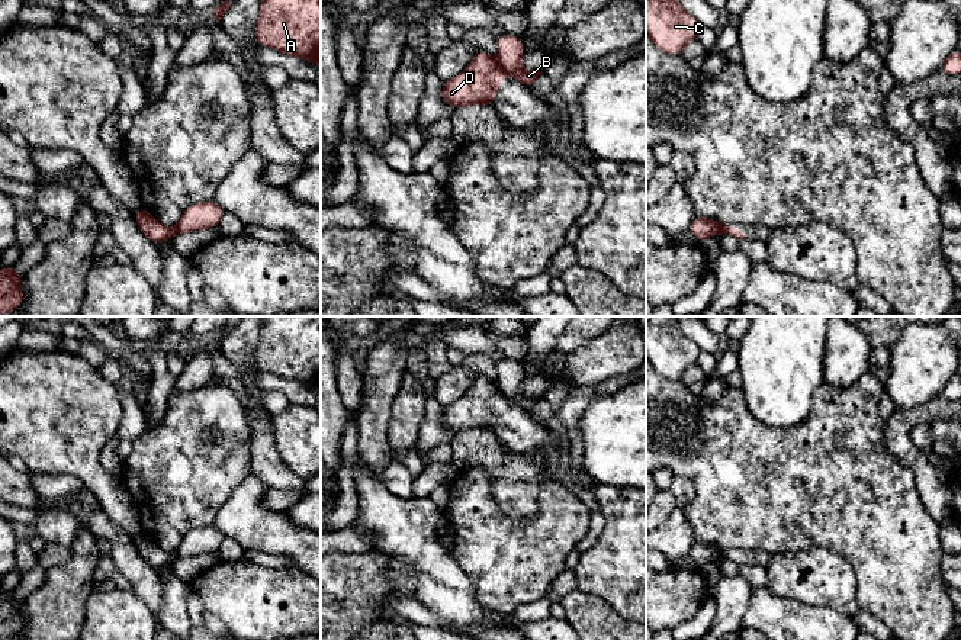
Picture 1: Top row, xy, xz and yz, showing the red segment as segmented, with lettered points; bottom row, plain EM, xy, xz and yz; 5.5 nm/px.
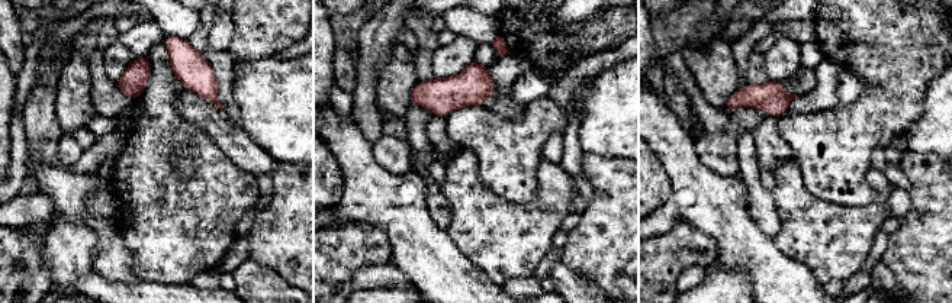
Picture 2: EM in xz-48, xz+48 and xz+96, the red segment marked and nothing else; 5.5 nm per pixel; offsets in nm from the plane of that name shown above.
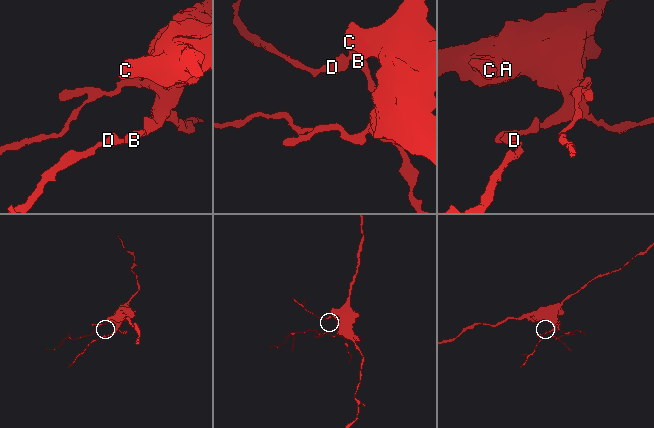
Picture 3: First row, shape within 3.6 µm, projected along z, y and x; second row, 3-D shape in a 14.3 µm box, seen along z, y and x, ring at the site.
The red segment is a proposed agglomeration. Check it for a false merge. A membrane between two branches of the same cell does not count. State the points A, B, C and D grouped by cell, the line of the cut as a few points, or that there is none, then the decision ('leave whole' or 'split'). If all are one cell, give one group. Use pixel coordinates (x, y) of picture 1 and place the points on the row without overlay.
A B C / D; cut in xz along (495, 386), (505, 398); split

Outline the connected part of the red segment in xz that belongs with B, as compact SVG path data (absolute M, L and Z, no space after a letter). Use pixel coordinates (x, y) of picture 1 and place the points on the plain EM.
M501 360L496 364L496 373L496 389L502 393L502 396L508 401L512 401L526 412L533 412L543 396L528 396L521 393L521 386L527 377L523 372L521 363Z

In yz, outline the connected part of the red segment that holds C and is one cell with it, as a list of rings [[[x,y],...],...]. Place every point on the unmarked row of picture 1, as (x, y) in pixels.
[[[646,322],[646,360],[659,376],[678,380],[697,363],[701,350],[678,324]]]

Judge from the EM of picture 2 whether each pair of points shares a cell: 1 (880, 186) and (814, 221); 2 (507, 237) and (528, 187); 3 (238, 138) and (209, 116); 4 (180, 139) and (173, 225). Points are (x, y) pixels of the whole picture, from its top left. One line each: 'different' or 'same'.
1: same
2: different
3: same
4: same

